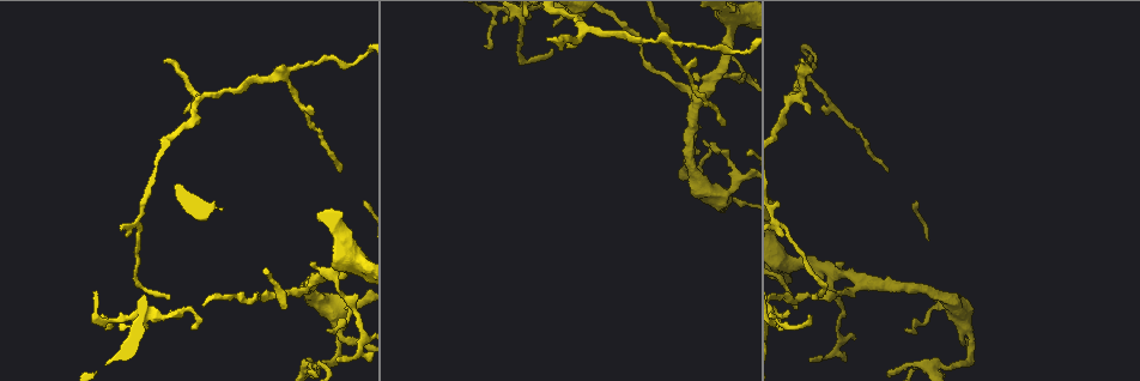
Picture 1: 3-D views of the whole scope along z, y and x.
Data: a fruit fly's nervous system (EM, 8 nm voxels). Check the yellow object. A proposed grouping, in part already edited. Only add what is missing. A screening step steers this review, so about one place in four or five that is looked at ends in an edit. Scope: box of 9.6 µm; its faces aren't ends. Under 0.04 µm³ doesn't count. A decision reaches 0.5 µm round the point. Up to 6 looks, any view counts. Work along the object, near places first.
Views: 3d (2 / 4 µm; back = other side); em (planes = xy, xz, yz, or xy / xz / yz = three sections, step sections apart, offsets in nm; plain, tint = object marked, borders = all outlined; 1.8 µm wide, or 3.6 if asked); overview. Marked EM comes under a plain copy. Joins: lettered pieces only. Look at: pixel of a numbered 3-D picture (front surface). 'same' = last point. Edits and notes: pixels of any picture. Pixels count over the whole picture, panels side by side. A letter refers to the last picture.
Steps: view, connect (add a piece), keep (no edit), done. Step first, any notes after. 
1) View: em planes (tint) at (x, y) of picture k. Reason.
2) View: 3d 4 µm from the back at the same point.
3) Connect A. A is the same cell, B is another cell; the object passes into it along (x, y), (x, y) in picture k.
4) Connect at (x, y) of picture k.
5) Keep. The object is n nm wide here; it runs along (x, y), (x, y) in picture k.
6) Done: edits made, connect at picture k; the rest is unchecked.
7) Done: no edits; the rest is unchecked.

View: 3d 4 µm at (965, 323) of picture 1. Four-way junction.

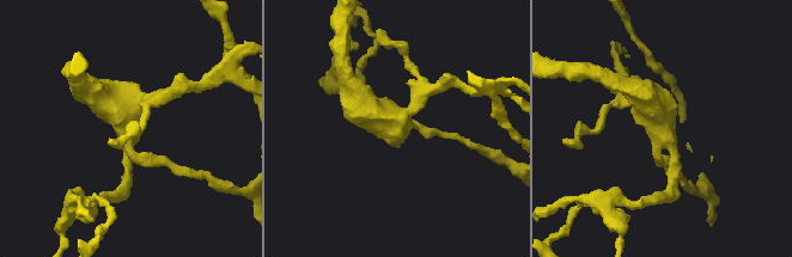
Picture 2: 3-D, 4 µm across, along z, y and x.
View: em 3.6 µm planes (tint) at (661, 130) of picture 2. 4 arms meet here.

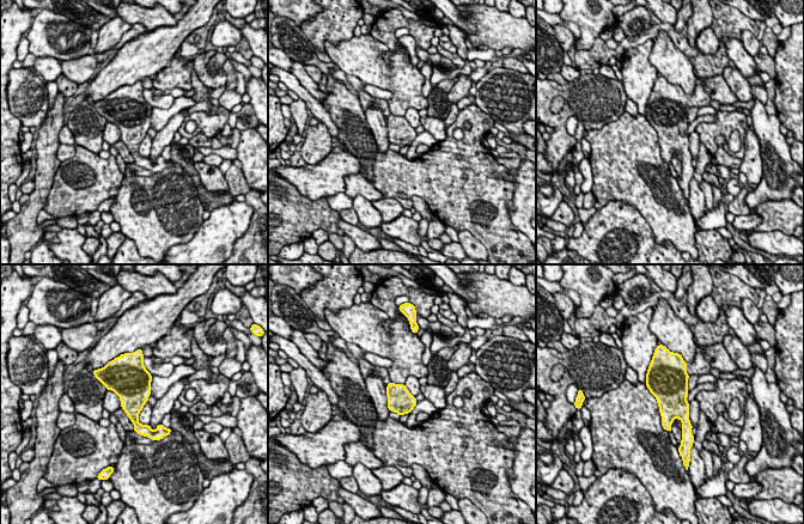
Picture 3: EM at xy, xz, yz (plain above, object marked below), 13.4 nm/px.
View: em 3.6 µm planes (borders) at the same point.

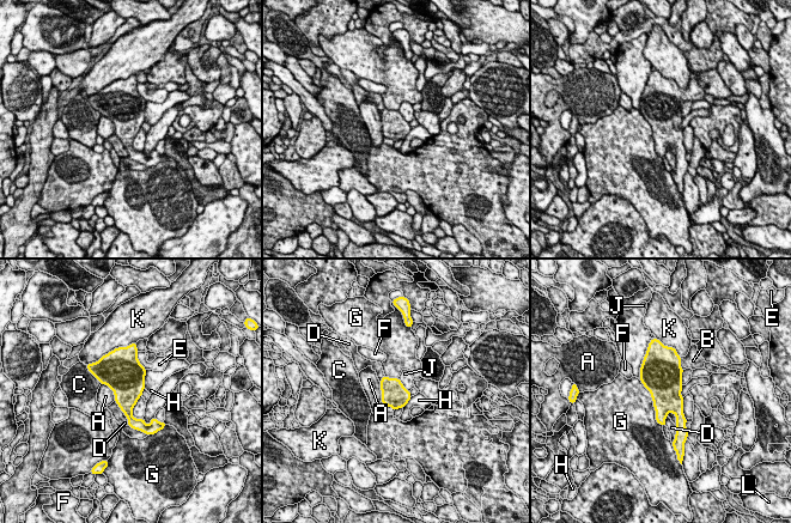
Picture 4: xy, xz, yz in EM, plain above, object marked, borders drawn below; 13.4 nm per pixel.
Connect B. B is the same cell, A, C, D, E, F, G, H, J, K and L are other cells; it goes on there.

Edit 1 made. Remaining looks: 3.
View: 3d 4 µm at (722, 67) of picture 1. Arms part here.

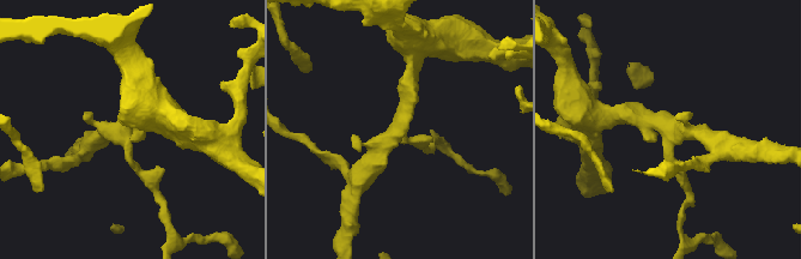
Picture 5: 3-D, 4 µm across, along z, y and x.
View: em xy step 8 (tint) at (395, 129) of picture 5. Need the tissue.

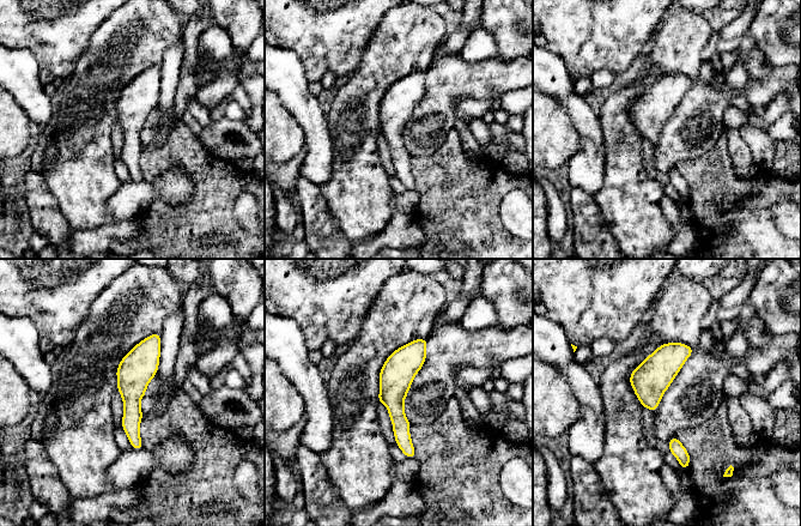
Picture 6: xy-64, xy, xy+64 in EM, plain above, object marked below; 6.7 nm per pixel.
View: em planes (borders) at the same point. Another direction.

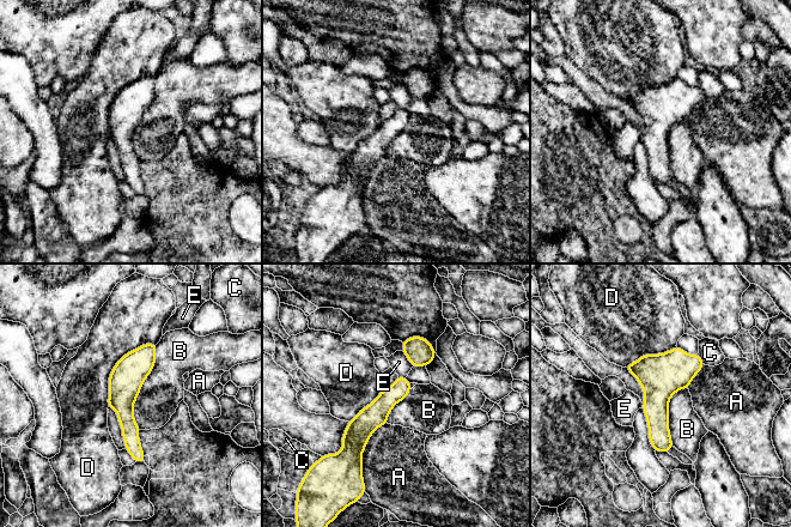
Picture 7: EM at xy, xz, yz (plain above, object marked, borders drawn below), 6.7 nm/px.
Keep. The longest contact is with B, 600 nm; A, B, C, D and E are other cells; it runs along (152, 346), (126, 379), (141, 459) in picture 7; no lettered piece goes on from it.

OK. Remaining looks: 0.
Done: edits made, connect at picture 4; the rest is unchecked.

